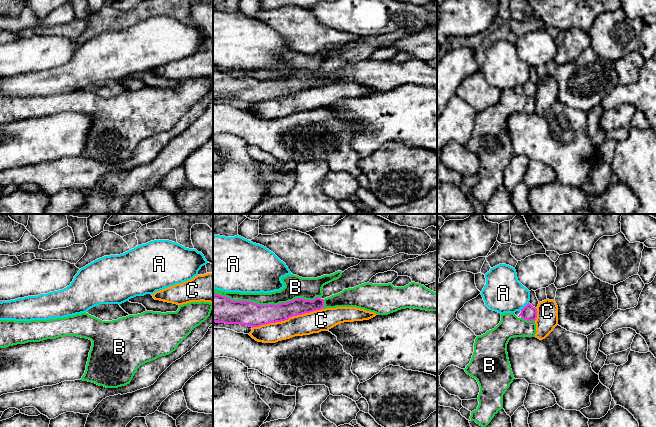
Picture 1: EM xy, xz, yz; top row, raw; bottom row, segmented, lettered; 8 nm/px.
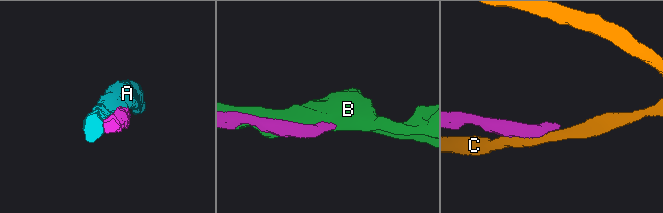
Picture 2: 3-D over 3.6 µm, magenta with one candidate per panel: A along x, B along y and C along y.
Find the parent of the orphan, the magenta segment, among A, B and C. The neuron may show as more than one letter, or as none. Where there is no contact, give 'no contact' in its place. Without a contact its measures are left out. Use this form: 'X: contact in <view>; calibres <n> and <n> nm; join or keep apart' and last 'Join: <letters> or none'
A: contact in yz; calibres 120 and 320 nm; keep apart
B: contact in xz; calibres 190 and 150 nm; keep apart
C: contact in xz; calibres 170 and 180 nm; keep apart
Join: none

